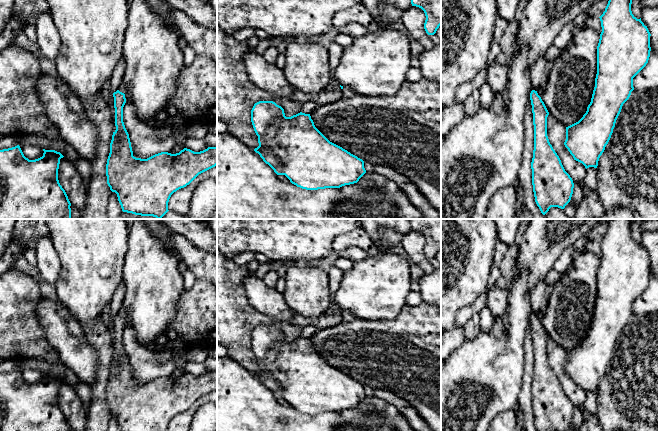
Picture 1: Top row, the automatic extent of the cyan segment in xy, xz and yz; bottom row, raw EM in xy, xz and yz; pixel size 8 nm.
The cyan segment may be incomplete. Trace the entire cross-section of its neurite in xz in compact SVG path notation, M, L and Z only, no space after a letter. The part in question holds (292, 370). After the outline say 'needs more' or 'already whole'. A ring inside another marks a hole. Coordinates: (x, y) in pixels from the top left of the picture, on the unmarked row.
M259 325L251 334L251 346L259 370L254 373L277 399L285 399L292 408L306 414L340 412L357 407L366 397L364 385L330 366L314 349L310 338L286 341L284 333L273 325Z; already whole

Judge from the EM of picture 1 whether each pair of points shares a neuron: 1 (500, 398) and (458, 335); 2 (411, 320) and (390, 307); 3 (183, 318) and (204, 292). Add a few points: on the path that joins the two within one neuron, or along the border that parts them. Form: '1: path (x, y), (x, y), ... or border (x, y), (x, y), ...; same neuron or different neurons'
1: border (465, 338), (451, 353); different neurons
2: border (405, 304), (393, 318), (379, 319), (377, 321); different neurons
3: path (189, 312), (202, 298); same neuron

